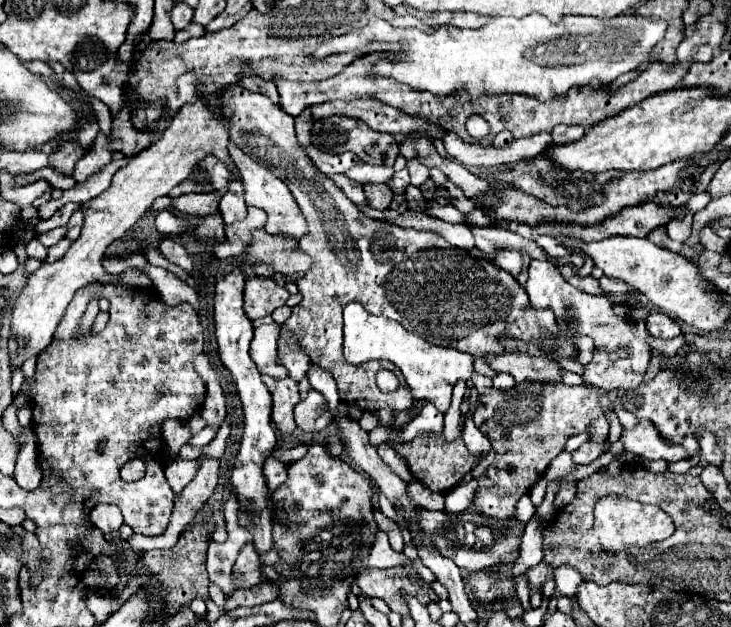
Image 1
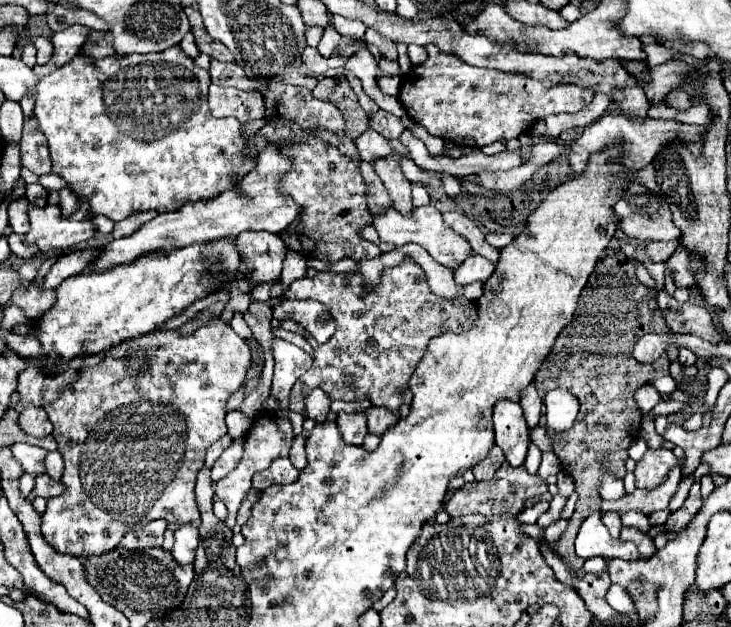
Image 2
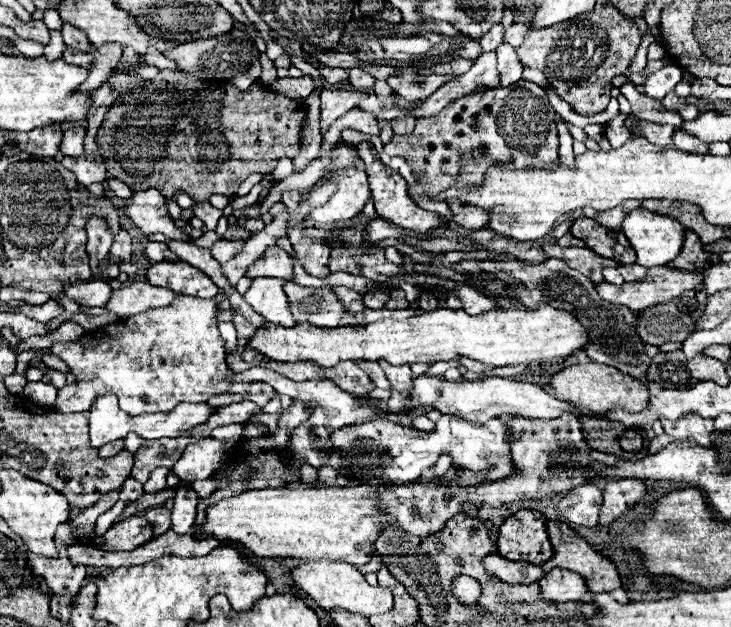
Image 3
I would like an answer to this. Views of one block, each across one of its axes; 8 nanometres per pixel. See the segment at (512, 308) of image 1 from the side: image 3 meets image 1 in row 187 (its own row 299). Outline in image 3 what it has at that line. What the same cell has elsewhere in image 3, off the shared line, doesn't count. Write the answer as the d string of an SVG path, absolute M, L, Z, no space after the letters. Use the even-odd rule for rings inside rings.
M284 282L284 294L296 322L310 322L318 328L336 328L342 320L342 304L330 288L308 288Z

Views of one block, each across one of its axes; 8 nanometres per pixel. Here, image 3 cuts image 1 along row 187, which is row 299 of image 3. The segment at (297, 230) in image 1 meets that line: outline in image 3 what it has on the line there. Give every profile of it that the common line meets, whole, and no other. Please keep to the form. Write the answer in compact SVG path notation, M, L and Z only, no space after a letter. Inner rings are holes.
M254 278L252 286L244 294L244 300L252 304L252 308L264 316L266 322L290 328L296 324L296 320L288 312L288 300L282 284L284 280L280 278Z

